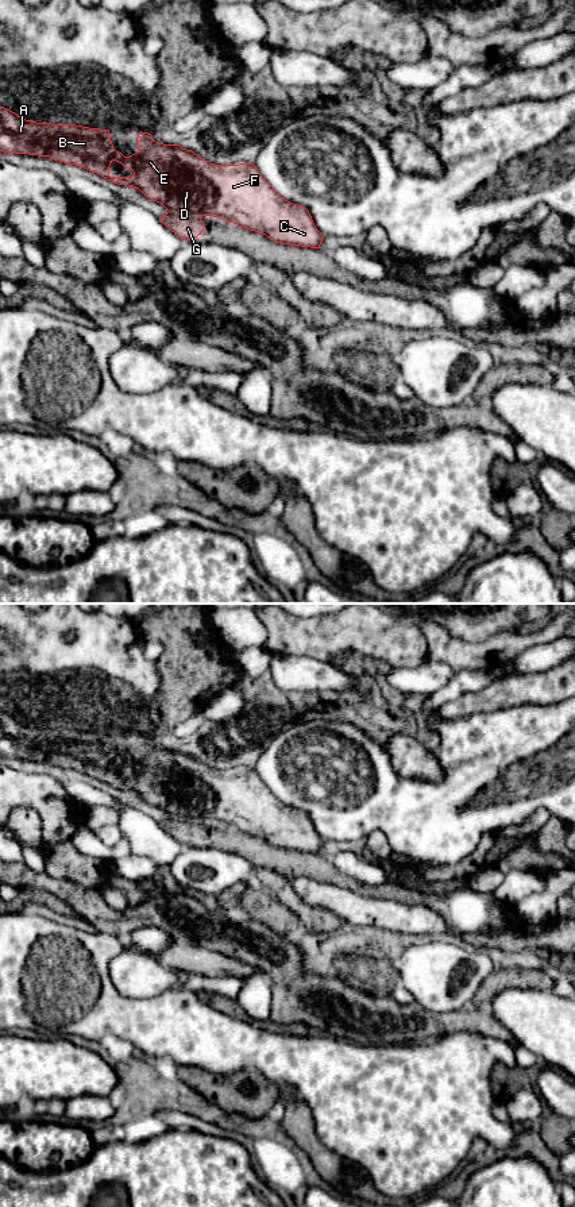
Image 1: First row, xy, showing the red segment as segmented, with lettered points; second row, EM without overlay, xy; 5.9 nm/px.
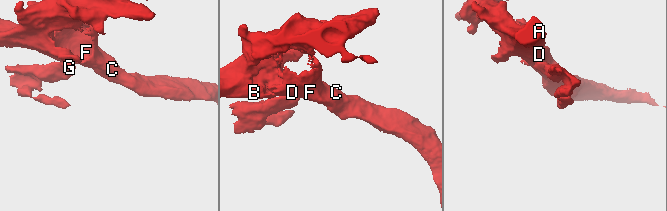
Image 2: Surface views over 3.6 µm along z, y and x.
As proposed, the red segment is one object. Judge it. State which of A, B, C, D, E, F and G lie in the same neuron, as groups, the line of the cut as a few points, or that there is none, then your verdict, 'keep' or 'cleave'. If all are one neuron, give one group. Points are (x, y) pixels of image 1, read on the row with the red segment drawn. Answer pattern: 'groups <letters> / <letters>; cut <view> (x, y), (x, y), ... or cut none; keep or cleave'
groups A B C D E F / G; cut xy (169, 211), (200, 219); cleave

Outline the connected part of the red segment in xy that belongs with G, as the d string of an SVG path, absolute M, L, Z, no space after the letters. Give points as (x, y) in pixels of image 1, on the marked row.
M165 213L159 220L182 240L193 240L204 231L205 225L200 217Z

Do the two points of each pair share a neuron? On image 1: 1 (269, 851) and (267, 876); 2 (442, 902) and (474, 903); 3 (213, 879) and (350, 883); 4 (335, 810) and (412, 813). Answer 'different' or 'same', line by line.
1: different
2: same
3: different
4: same

